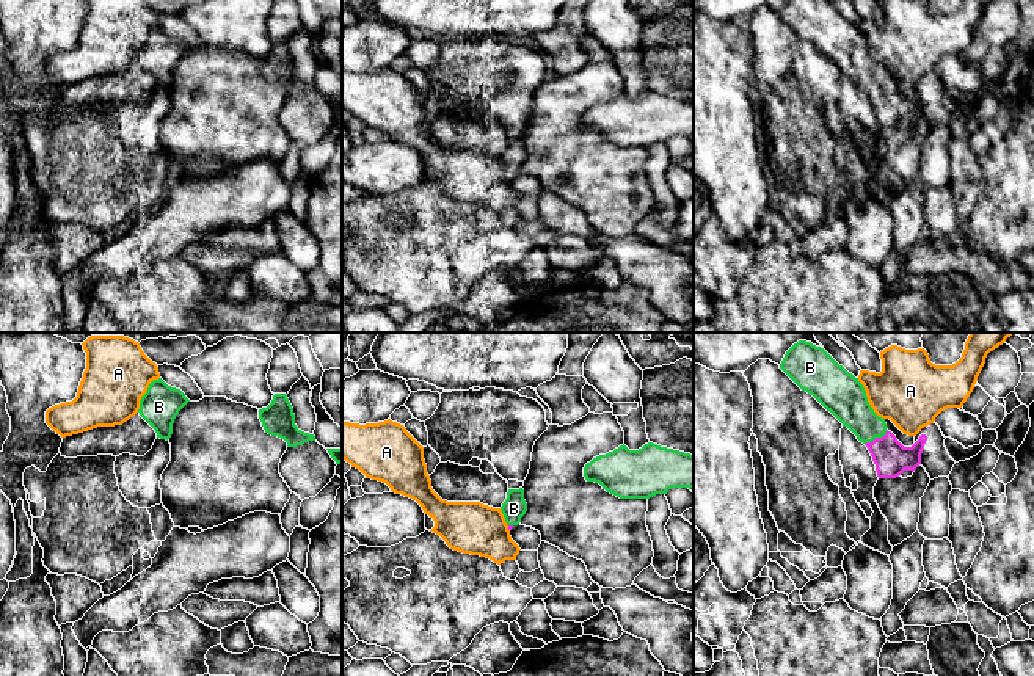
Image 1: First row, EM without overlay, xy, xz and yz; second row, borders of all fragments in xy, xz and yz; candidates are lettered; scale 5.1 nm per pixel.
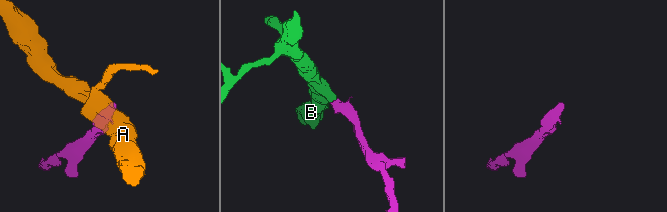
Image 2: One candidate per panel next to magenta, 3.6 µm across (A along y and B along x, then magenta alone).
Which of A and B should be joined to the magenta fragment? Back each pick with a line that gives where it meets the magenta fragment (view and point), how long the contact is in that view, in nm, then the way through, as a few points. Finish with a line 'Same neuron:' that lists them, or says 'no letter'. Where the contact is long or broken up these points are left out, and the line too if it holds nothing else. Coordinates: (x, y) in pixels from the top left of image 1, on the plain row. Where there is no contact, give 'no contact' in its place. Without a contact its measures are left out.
B: yz (876, 87) | 140 nm
Same neuron: B

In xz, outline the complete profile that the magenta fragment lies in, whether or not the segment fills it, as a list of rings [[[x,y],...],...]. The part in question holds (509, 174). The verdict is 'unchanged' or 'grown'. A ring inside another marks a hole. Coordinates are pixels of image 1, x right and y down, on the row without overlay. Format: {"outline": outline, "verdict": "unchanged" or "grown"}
{"outline": [[[508,138],[507,147],[501,155],[501,160],[505,166],[505,171],[508,174],[508,179],[512,179],[513,174],[518,174],[521,171],[521,166],[527,160],[527,152],[524,149],[524,138]]], "verdict": "grown"}

